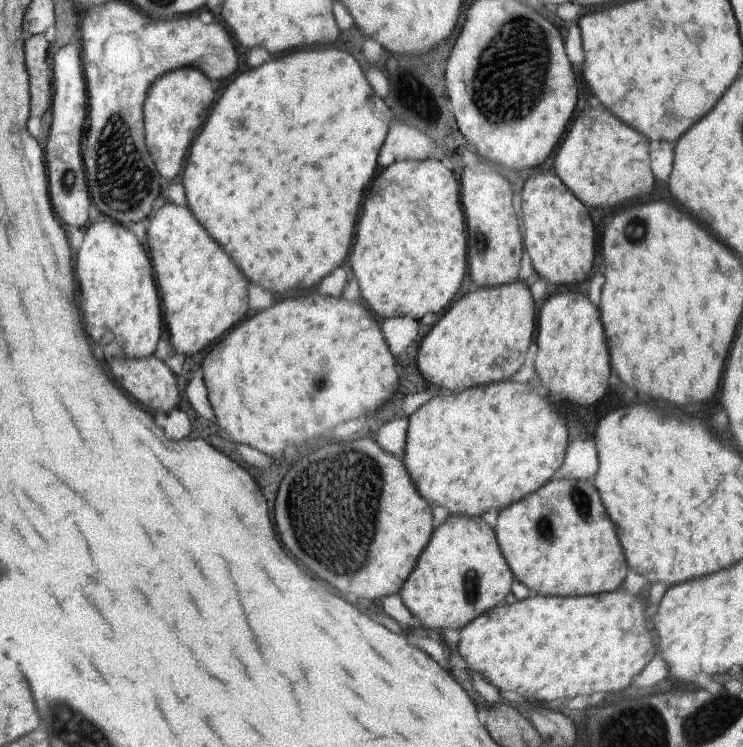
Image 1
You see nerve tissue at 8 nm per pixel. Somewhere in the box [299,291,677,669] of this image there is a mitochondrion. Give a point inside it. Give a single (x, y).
(472, 580)

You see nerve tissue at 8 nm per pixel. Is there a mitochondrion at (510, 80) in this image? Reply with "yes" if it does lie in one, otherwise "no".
yes

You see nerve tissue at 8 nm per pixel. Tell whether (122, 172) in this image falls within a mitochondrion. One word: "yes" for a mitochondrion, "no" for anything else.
yes

